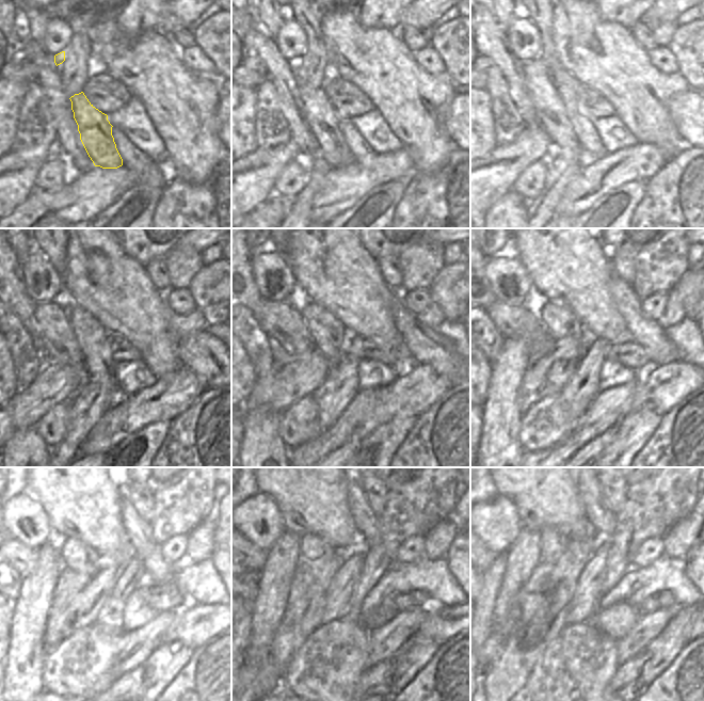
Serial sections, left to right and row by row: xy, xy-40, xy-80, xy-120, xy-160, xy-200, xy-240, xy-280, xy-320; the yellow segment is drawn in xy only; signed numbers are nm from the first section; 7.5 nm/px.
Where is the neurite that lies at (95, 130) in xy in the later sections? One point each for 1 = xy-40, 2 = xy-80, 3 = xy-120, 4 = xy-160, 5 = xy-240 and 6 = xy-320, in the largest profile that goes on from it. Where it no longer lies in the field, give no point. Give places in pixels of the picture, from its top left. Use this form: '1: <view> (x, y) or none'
1: xy-40 (323, 121)
2: xy-80 (553, 118)
3: xy-120 (51, 321)
4: xy-160 (278, 320)
5: xy-240 (22, 558)
6: xy-320 (492, 556)

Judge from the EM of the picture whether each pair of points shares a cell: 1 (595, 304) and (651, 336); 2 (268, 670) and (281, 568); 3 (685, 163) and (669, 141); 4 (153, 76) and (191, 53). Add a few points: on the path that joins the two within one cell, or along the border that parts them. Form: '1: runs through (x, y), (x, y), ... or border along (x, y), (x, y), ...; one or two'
1: border along (612, 299), (633, 340); two
2: runs through (261, 644), (261, 631), (273, 593); one
3: border along (687, 146), (670, 159); two
4: border along (179, 51), (181, 61), (190, 69), (202, 74); two

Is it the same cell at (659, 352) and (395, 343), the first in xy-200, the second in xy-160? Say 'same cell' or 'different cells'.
different cells

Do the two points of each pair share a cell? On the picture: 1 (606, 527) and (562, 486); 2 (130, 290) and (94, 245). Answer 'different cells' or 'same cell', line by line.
1: different cells
2: same cell

